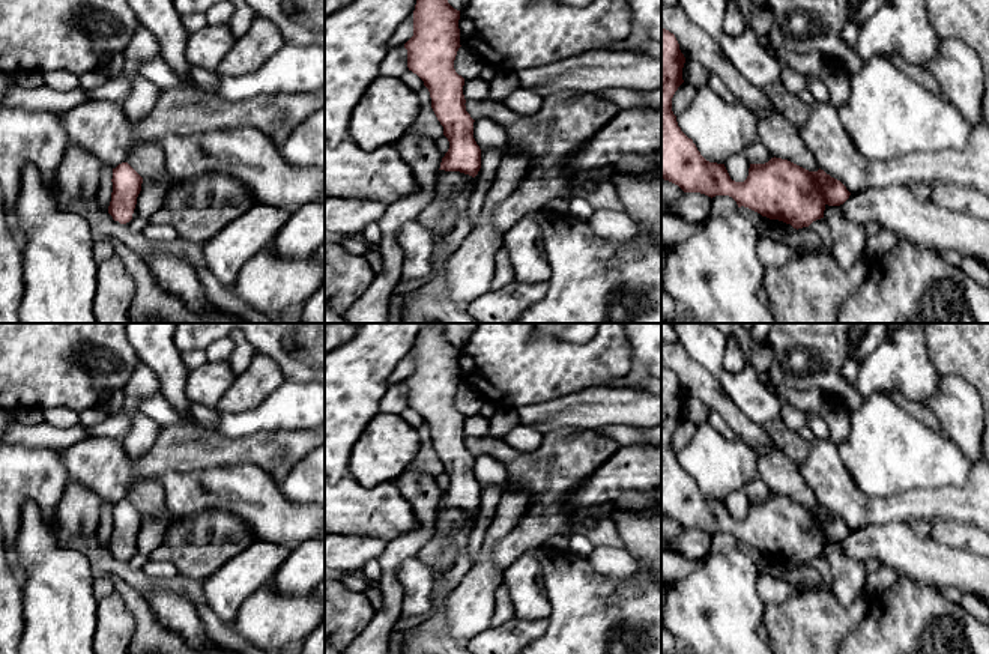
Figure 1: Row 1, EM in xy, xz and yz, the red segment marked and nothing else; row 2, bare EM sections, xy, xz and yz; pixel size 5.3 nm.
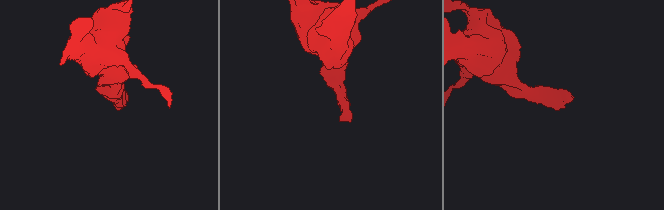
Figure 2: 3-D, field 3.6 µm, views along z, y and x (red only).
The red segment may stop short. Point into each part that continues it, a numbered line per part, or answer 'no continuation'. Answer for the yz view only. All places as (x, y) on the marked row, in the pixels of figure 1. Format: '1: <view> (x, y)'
1: yz (895, 208)

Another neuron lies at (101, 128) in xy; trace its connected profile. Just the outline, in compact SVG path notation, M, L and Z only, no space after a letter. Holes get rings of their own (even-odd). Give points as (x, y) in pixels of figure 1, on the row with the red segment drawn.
M87 101L57 113L71 144L95 155L104 165L116 168L126 162L137 144L129 120L119 102Z

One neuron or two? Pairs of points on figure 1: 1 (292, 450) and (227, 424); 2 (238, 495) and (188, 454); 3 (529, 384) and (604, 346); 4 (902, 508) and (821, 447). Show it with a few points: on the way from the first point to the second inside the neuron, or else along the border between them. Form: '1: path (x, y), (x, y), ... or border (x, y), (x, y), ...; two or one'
1: border (287, 430), (257, 430), (233, 438), (218, 433); two
2: border (241, 463), (172, 472); two
3: path (547, 369), (586, 364); one
4: path (877, 508), (861, 508), (825, 472); one

